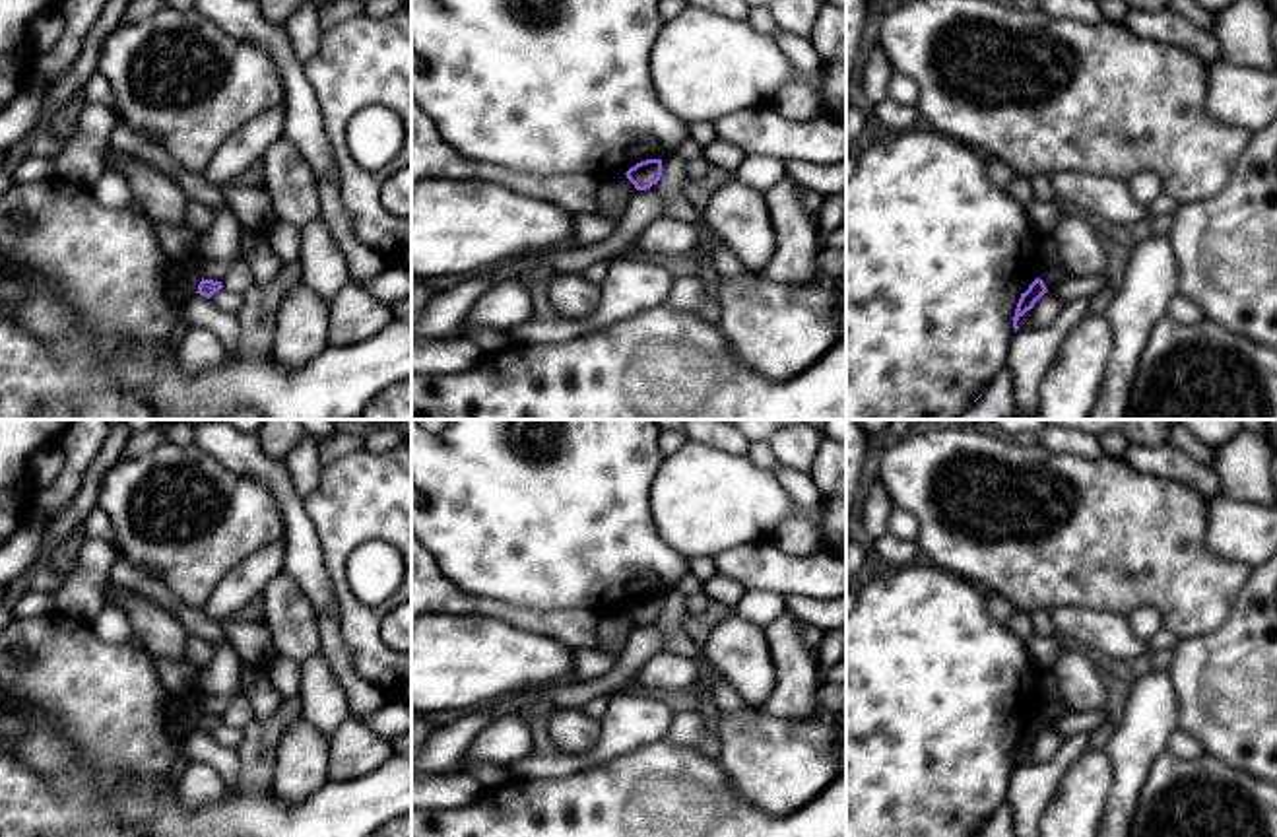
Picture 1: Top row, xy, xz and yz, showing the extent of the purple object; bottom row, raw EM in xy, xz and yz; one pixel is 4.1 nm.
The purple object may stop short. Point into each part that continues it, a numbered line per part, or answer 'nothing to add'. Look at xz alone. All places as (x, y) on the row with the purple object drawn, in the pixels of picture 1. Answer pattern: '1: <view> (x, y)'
nothing to add

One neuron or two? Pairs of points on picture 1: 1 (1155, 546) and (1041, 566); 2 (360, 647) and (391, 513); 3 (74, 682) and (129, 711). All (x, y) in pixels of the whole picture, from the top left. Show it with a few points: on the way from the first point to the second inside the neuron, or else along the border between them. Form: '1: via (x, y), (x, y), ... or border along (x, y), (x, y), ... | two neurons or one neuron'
1: via (1126, 546), (1070, 546) | one neuron
2: via (352, 610), (338, 581), (338, 548), (354, 533) | one neuron
3: via (88, 686), (101, 692), (115, 705) | one neuron

